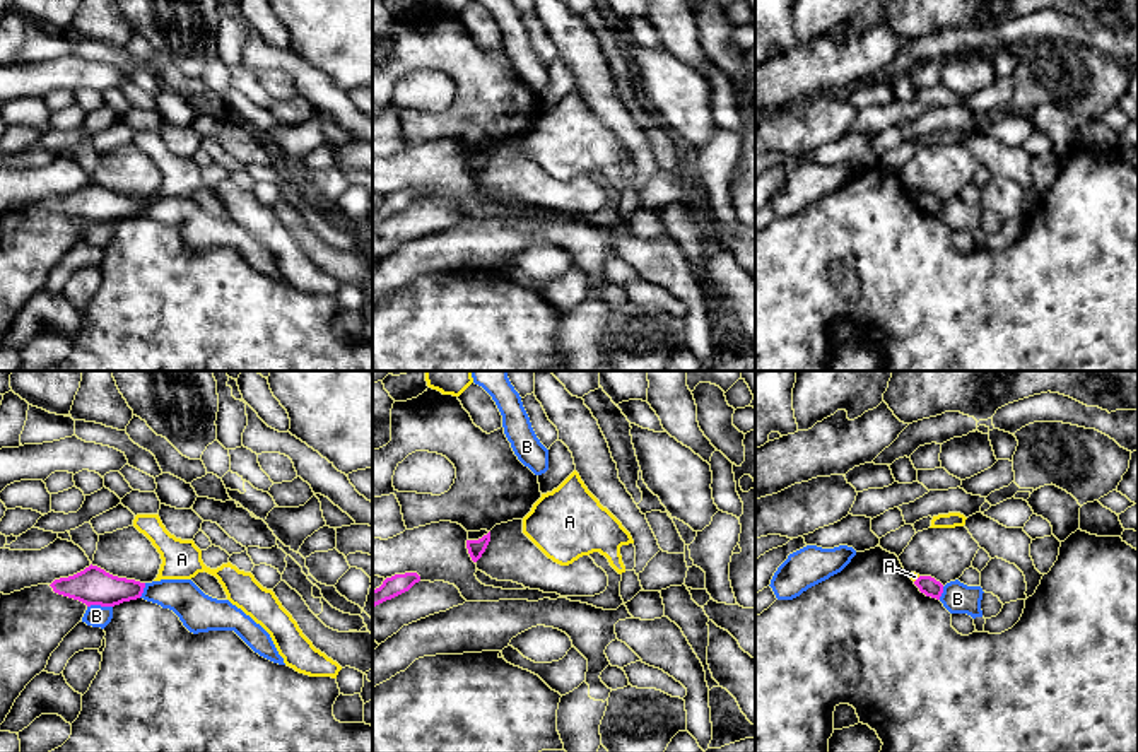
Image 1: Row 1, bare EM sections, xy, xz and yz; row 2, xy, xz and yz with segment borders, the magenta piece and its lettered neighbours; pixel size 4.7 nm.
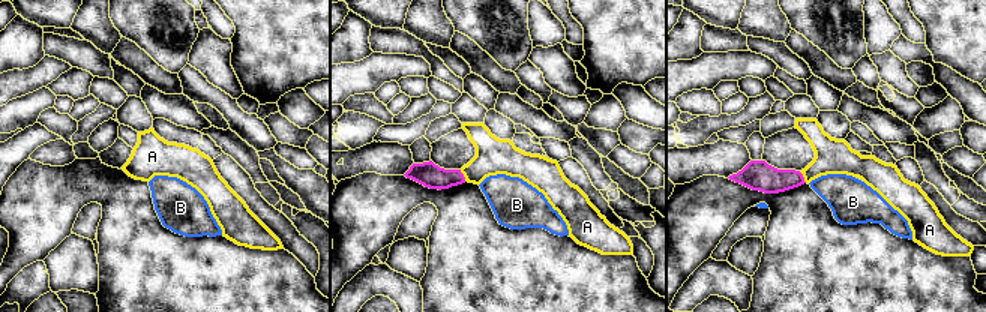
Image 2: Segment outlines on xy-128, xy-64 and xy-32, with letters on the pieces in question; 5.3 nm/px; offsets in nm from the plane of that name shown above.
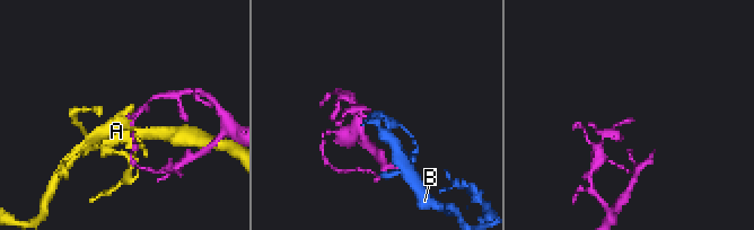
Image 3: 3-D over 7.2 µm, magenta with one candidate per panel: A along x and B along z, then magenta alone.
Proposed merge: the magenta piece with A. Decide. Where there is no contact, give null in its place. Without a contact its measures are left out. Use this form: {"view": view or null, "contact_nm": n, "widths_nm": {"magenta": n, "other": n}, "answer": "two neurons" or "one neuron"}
{"view": "yz", "contact_nm": 40, "widths_nm": {"magenta": 90, "other": 40}, "answer": "two neurons"}

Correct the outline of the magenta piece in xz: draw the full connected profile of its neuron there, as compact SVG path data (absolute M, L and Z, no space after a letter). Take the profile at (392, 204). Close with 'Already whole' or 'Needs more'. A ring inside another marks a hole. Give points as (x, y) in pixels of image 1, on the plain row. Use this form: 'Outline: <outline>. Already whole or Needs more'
Outline: M405 190L386 195L379 205L372 207L372 226L408 209L419 198L420 193L417 190Z. Already whole

